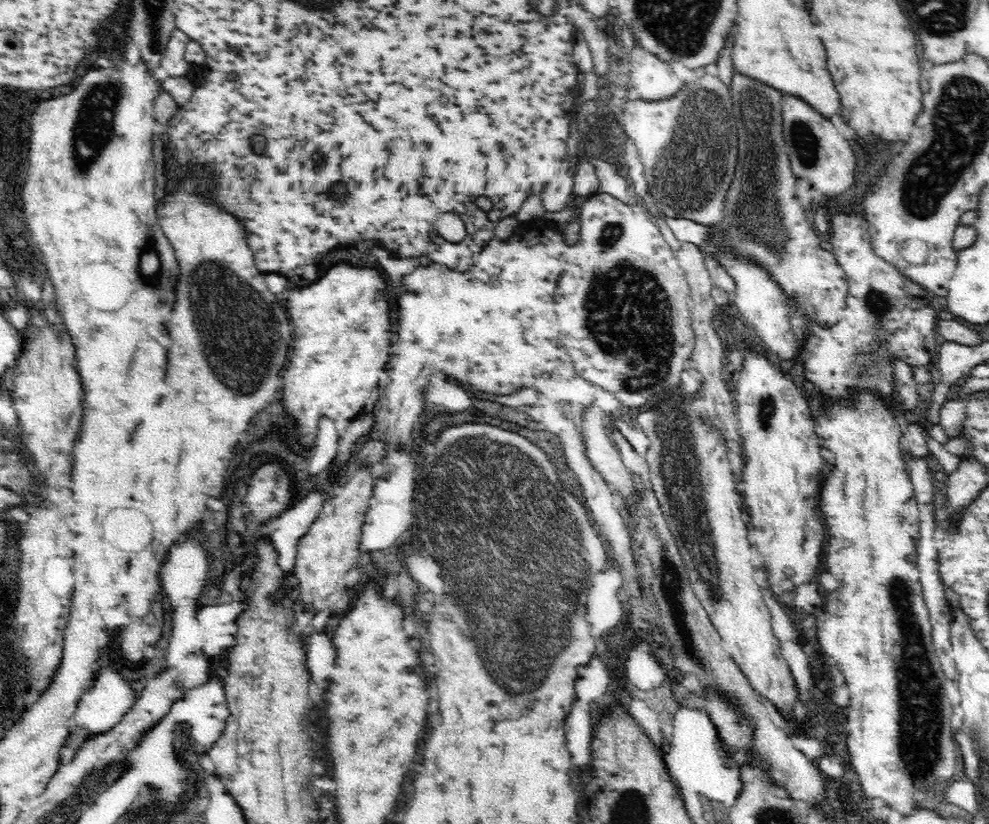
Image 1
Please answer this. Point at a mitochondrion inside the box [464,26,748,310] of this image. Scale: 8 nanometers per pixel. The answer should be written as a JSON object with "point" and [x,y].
{"point":[686,173]}

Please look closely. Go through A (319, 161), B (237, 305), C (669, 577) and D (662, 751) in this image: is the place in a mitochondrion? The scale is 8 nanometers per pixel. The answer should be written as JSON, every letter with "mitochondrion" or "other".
{"A":"other","B":"mitochondrion","C":"mitochondrion","D":"other"}

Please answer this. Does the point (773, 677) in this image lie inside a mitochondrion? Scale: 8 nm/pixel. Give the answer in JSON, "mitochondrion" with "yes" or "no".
{"mitochondrion":"no"}

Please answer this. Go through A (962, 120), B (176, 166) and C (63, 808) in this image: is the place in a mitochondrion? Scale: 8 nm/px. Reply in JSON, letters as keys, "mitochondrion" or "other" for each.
{"A":"mitochondrion","B":"other","C":"other"}

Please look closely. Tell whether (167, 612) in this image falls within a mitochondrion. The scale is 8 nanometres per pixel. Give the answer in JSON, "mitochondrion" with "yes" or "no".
{"mitochondrion":"no"}

